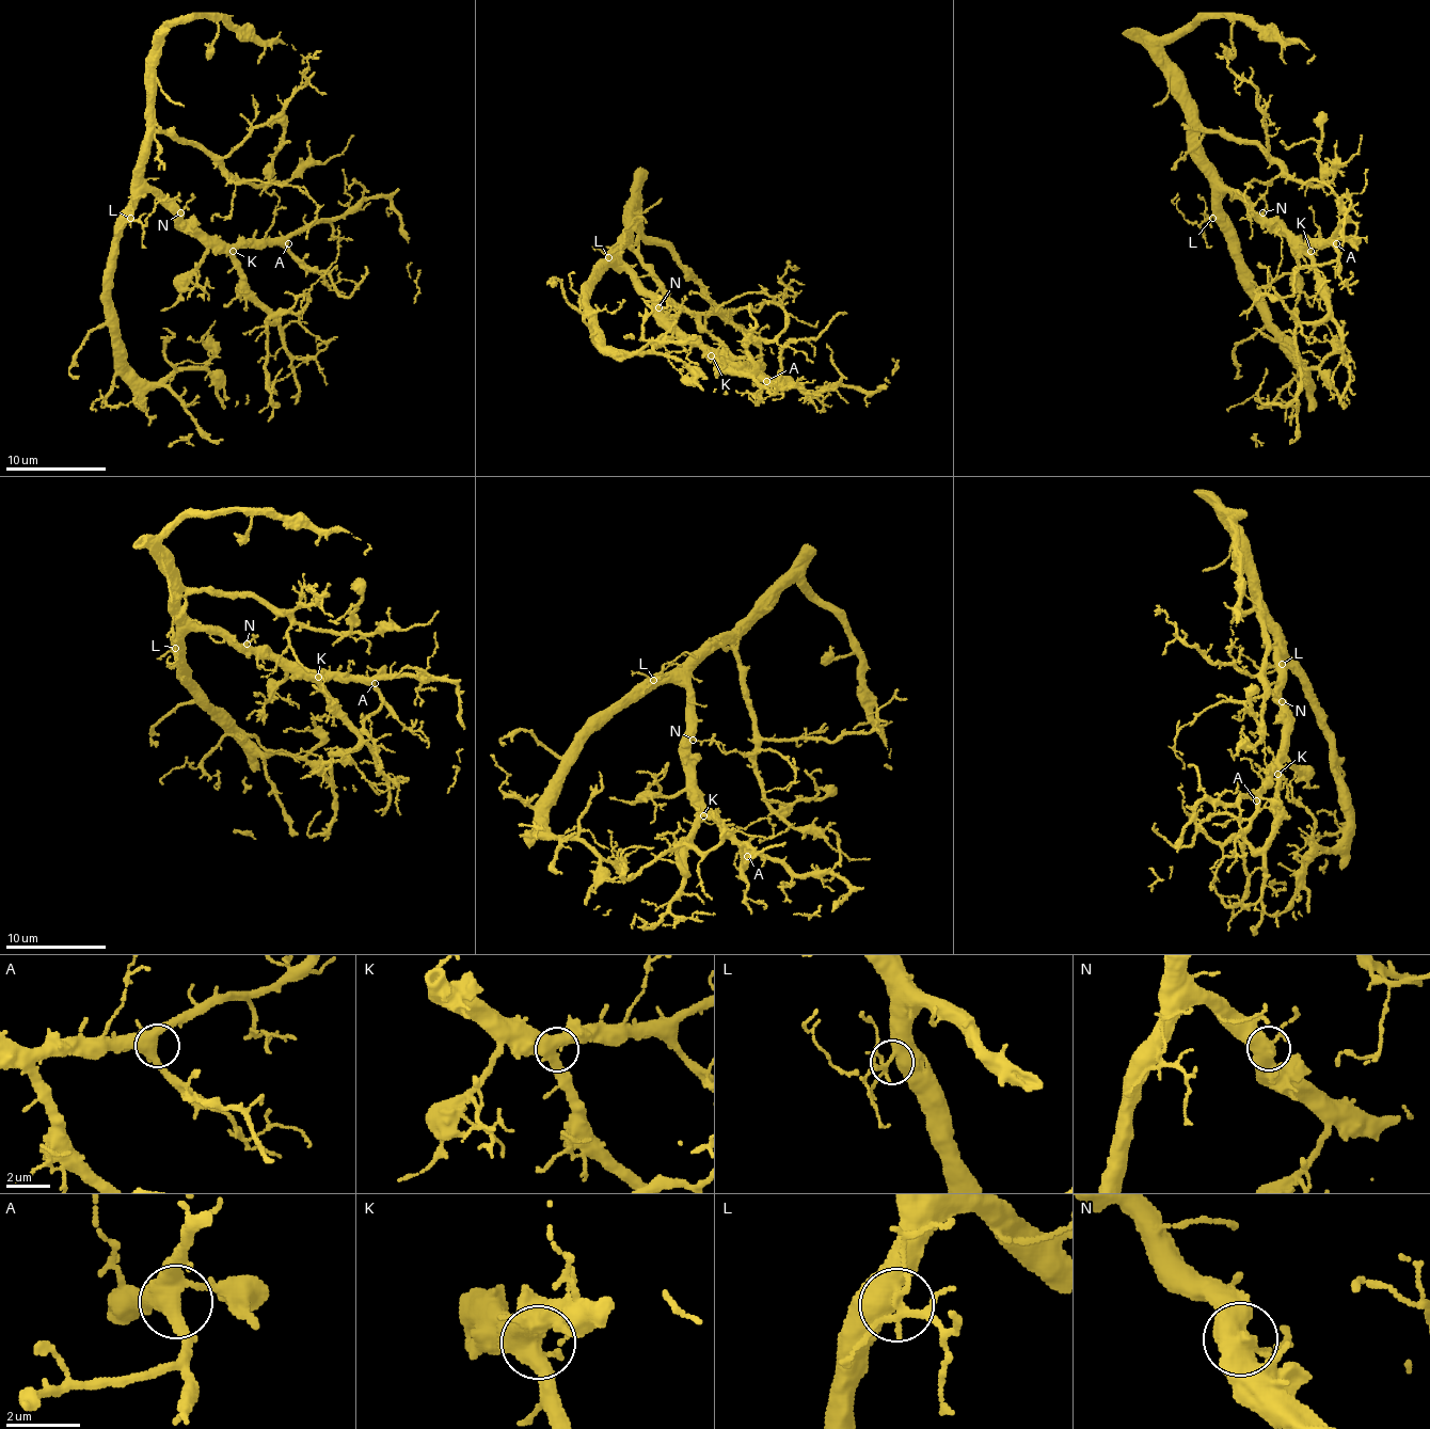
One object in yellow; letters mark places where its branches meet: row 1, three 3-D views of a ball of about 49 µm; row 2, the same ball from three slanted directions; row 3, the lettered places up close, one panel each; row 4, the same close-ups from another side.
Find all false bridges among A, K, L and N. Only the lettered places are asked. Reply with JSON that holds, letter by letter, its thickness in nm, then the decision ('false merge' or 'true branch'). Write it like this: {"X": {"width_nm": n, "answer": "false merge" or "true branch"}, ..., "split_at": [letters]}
{"A": {"width_nm": 440, "answer": "true branch"}, "K": {"width_nm": 500, "answer": "true branch"}, "L": {"width_nm": 300, "answer": "true branch"}, "N": {"width_nm": 360, "answer": "true branch"}, "split_at": []}

